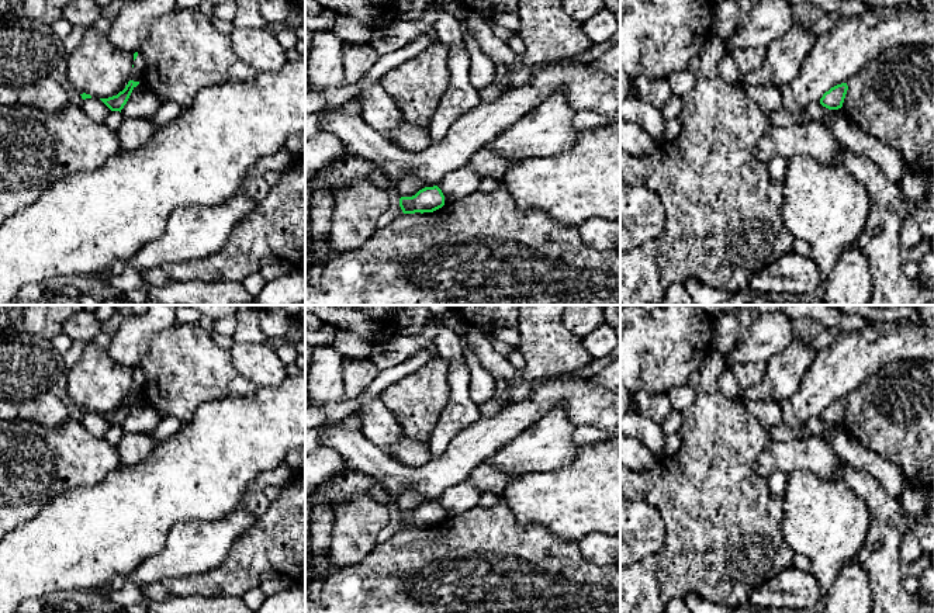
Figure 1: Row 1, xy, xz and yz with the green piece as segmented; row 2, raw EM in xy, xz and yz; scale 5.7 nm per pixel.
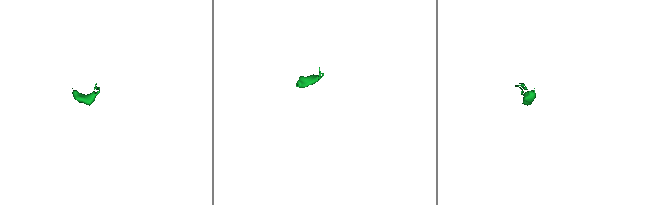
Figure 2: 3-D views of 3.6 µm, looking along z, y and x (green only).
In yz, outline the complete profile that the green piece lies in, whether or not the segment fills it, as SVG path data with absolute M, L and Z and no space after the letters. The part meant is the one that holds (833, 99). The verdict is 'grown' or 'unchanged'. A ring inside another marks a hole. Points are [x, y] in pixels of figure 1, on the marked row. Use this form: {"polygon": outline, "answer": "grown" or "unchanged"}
{"polygon": "M847 83L837 84L823 94L820 104L829 110L838 110L843 107L848 86Z", "answer": "unchanged"}

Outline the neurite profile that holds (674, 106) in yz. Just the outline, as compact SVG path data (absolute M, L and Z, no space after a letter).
M672 94L672 97L667 101L663 108L663 120L679 118L681 111L684 108L682 97Z

